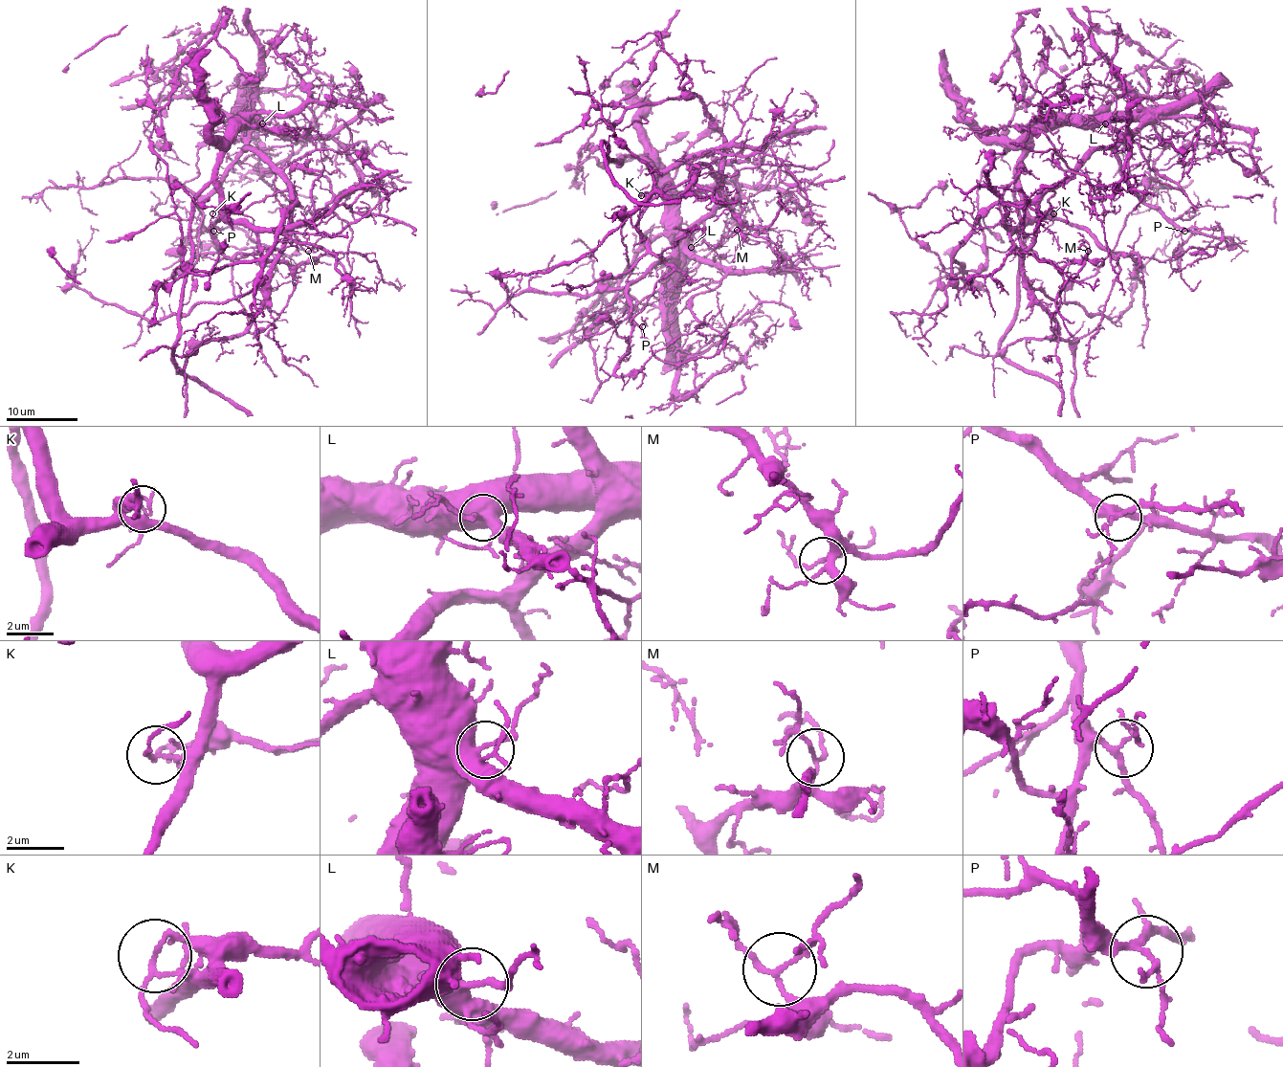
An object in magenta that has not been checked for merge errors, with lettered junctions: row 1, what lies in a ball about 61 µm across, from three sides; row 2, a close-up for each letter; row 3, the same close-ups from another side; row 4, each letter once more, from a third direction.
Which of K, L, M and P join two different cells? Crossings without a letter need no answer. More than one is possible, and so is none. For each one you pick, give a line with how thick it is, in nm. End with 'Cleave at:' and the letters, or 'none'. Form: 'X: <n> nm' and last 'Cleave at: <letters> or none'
K: 110 nm
Cleave at: K

